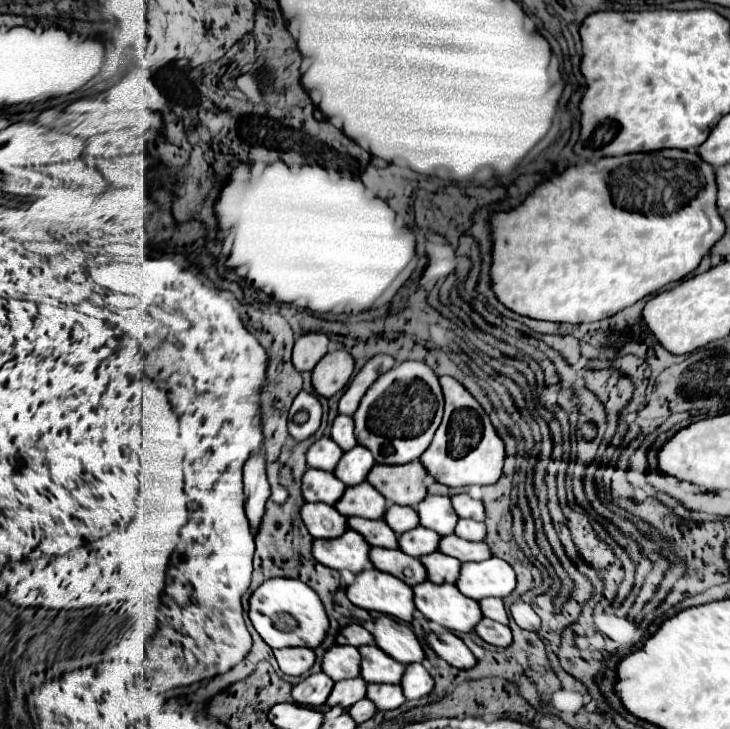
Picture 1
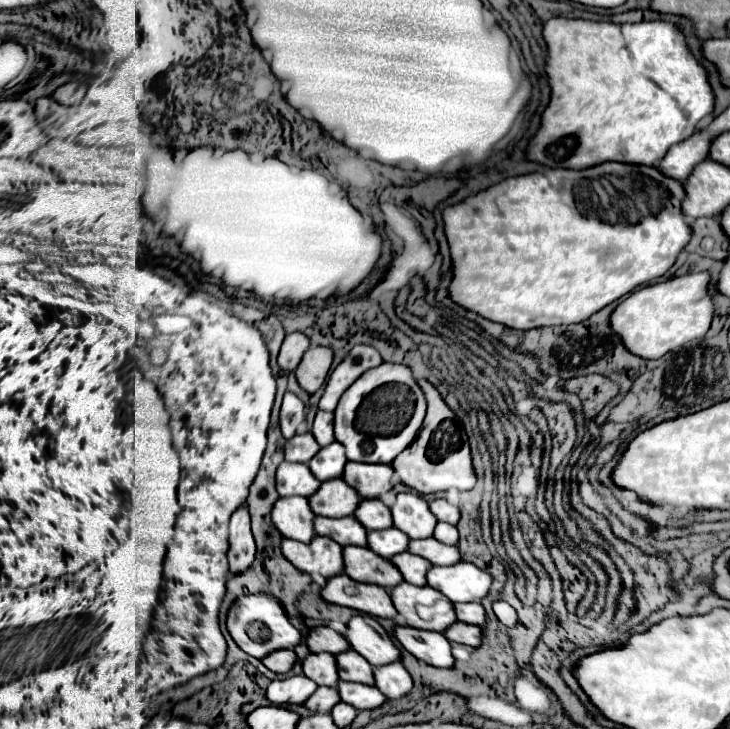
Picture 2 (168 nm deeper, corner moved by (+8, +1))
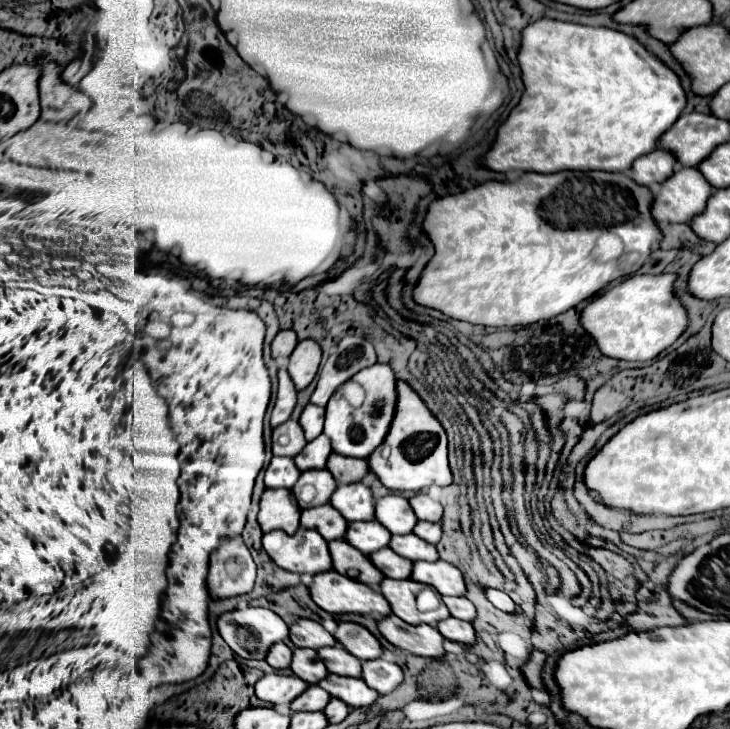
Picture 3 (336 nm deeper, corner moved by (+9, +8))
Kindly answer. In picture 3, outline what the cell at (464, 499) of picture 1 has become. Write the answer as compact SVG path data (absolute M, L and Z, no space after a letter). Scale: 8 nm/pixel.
M417 494L415 498L409 500L417 518L427 520L427 522L441 522L443 518L443 506L435 500L431 500L427 494Z

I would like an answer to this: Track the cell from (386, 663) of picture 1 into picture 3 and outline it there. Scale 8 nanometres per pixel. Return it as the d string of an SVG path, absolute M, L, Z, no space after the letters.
M343 646L321 648L317 652L319 652L319 656L325 662L325 666L327 666L329 672L339 674L339 676L361 678L361 662L351 652L345 652Z

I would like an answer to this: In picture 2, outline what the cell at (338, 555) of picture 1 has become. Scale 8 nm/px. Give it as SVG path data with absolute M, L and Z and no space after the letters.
M316 535L310 543L298 543L292 539L282 539L282 555L304 573L320 573L330 579L344 573L342 567L342 547L332 539Z

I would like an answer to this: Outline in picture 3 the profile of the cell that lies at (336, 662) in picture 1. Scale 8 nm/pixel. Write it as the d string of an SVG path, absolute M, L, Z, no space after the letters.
M295 648L293 650L291 670L295 676L303 678L309 684L317 684L319 680L323 680L329 674L325 664L321 664L321 658L317 656L317 652L311 648Z

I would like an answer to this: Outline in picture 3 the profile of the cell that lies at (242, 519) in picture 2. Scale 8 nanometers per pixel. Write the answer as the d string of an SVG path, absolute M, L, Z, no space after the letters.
M225 536L211 554L209 592L213 598L247 594L255 582L255 564L241 536Z

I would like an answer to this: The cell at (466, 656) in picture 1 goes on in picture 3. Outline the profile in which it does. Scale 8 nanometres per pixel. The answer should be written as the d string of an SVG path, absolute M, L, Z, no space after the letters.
M391 614L391 616L385 616L383 620L379 620L379 632L393 646L403 648L415 656L441 658L445 654L443 636L433 626L427 626L427 624L411 626Z

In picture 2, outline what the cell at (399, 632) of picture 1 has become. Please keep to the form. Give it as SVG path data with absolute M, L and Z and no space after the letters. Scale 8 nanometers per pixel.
M370 615L352 617L344 633L350 647L374 667L400 661L400 649L394 645L394 641L386 633L380 635L374 629L374 625L376 621Z

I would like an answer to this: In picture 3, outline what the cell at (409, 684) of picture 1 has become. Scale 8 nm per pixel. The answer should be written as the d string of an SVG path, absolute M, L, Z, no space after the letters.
M385 658L363 662L363 680L379 694L389 694L397 690L403 682L403 670Z

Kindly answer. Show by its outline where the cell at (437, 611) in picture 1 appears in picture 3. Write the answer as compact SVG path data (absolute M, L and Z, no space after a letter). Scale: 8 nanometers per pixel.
M385 578L381 582L381 594L391 604L393 614L409 624L431 624L437 626L439 620L449 616L441 594L427 584L407 580L393 580Z

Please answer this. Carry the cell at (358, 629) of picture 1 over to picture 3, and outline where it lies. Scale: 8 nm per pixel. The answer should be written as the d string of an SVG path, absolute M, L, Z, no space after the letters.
M299 620L295 626L289 628L289 638L299 648L319 650L323 646L333 647L339 644L335 636L331 636L319 622L313 620Z

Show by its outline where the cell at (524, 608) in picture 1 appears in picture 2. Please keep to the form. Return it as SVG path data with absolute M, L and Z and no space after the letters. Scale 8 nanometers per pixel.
M494 601L494 613L496 613L496 617L506 625L506 627L514 627L516 625L516 621L518 621L518 617L516 617L516 611L514 611L514 607L510 607L508 603L504 603L504 601Z

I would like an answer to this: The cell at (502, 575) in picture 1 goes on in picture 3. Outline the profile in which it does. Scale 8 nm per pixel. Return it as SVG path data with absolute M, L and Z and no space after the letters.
M445 560L415 562L411 578L437 588L443 596L465 596L467 592L463 572Z

